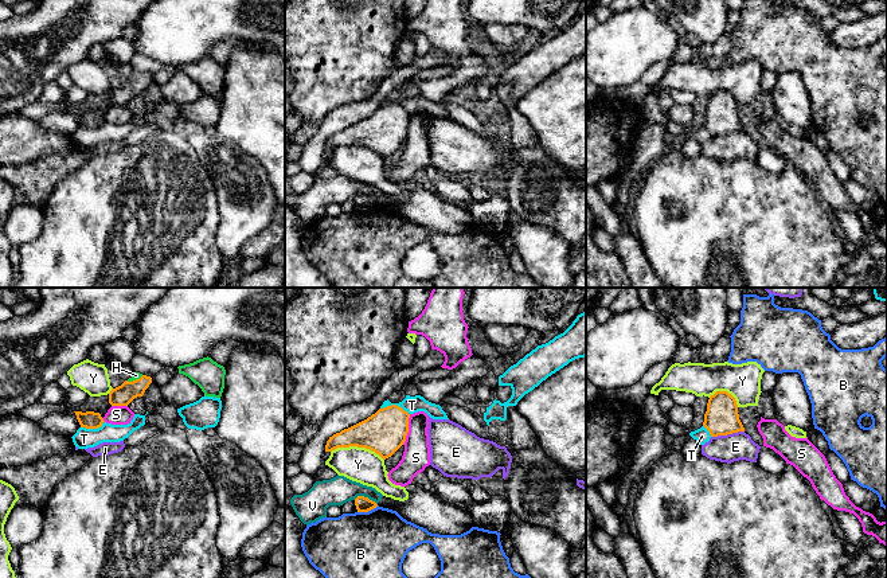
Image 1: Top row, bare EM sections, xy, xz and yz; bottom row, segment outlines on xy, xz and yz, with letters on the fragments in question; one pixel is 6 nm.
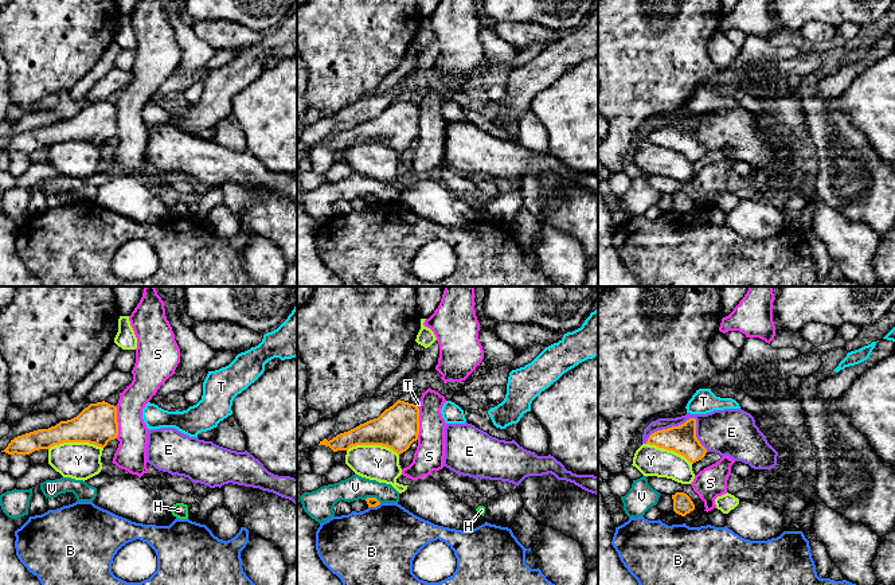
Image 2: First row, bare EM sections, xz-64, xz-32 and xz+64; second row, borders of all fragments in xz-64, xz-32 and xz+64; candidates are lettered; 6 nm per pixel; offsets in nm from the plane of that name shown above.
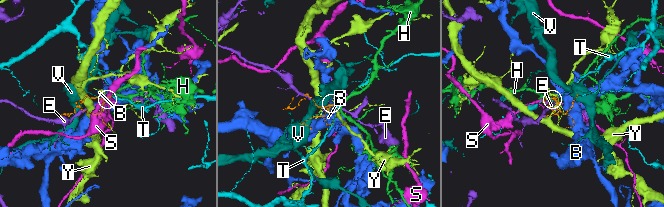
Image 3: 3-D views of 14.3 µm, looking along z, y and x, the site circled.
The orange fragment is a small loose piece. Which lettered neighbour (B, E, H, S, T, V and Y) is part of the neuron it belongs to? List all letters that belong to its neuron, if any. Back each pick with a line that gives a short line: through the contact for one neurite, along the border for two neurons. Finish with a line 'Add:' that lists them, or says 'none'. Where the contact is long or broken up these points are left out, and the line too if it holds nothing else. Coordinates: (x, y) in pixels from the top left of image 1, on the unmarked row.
H: Line: xy (122, 94), (136, 78), (136, 74)
Add: H

